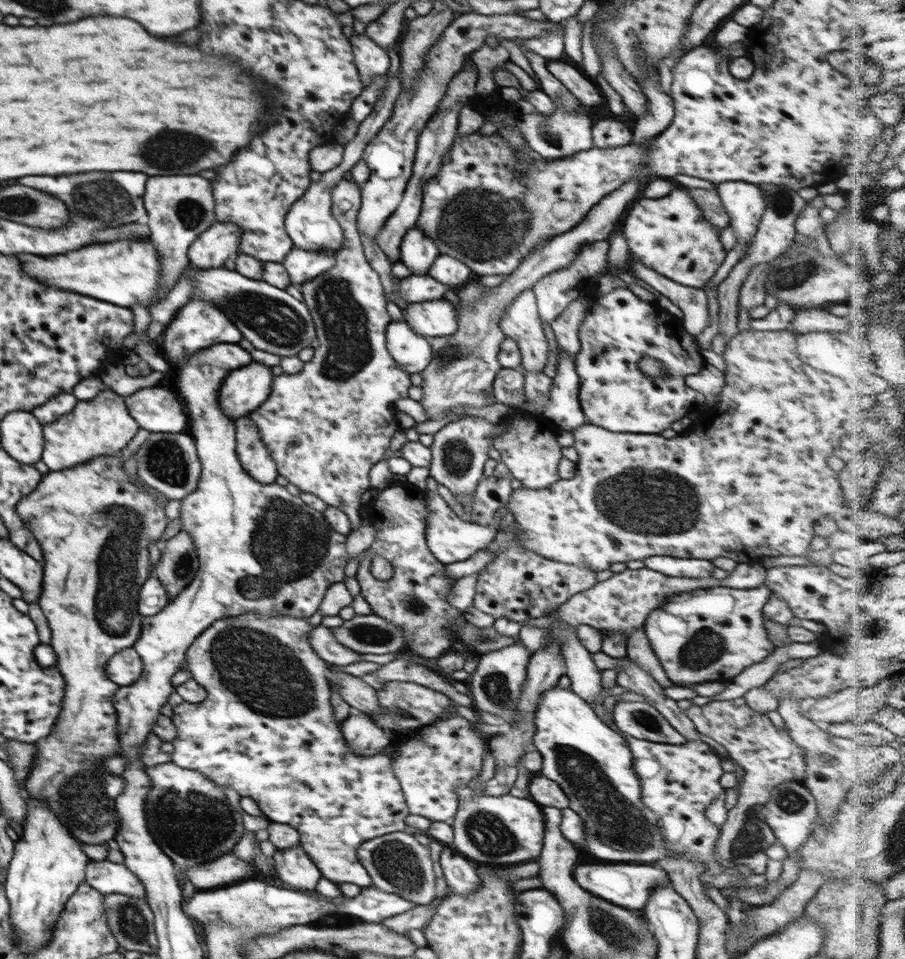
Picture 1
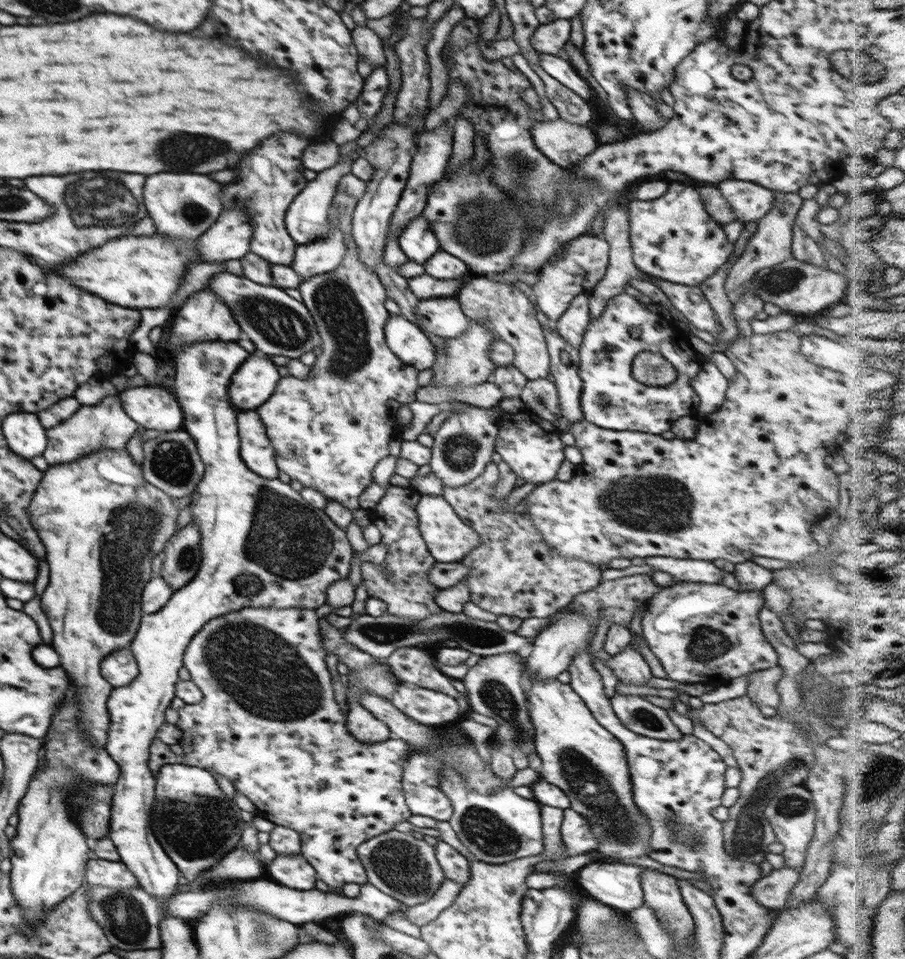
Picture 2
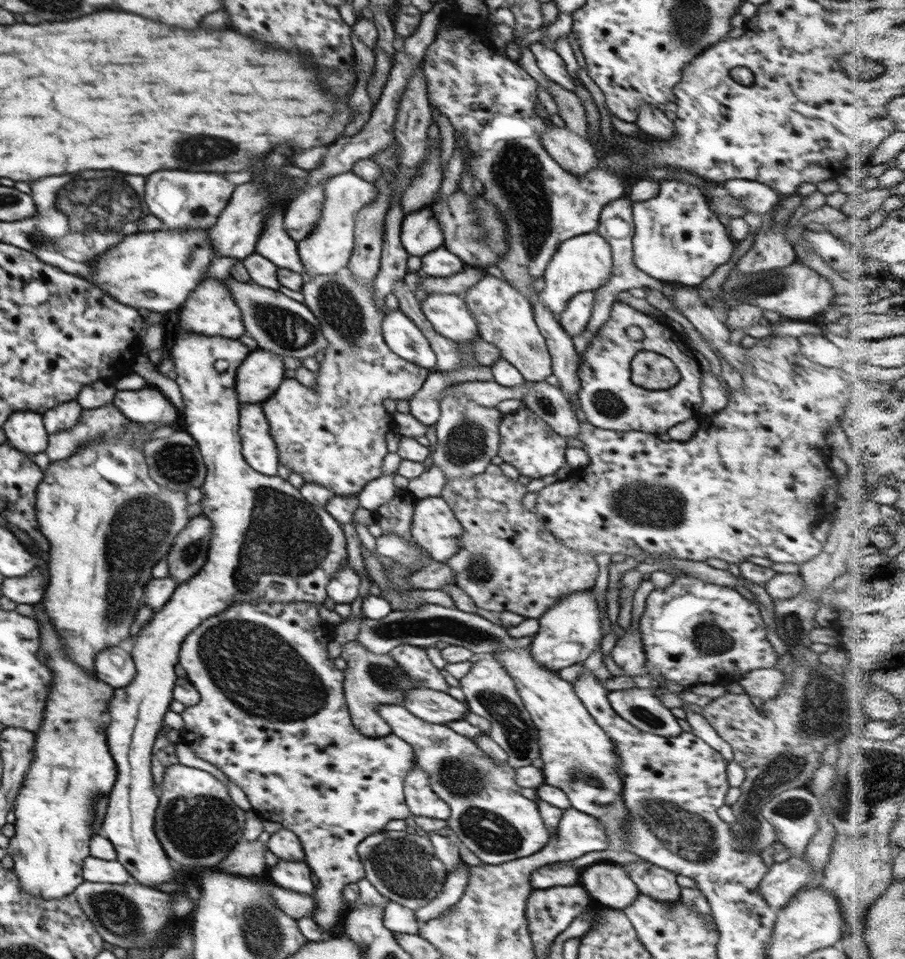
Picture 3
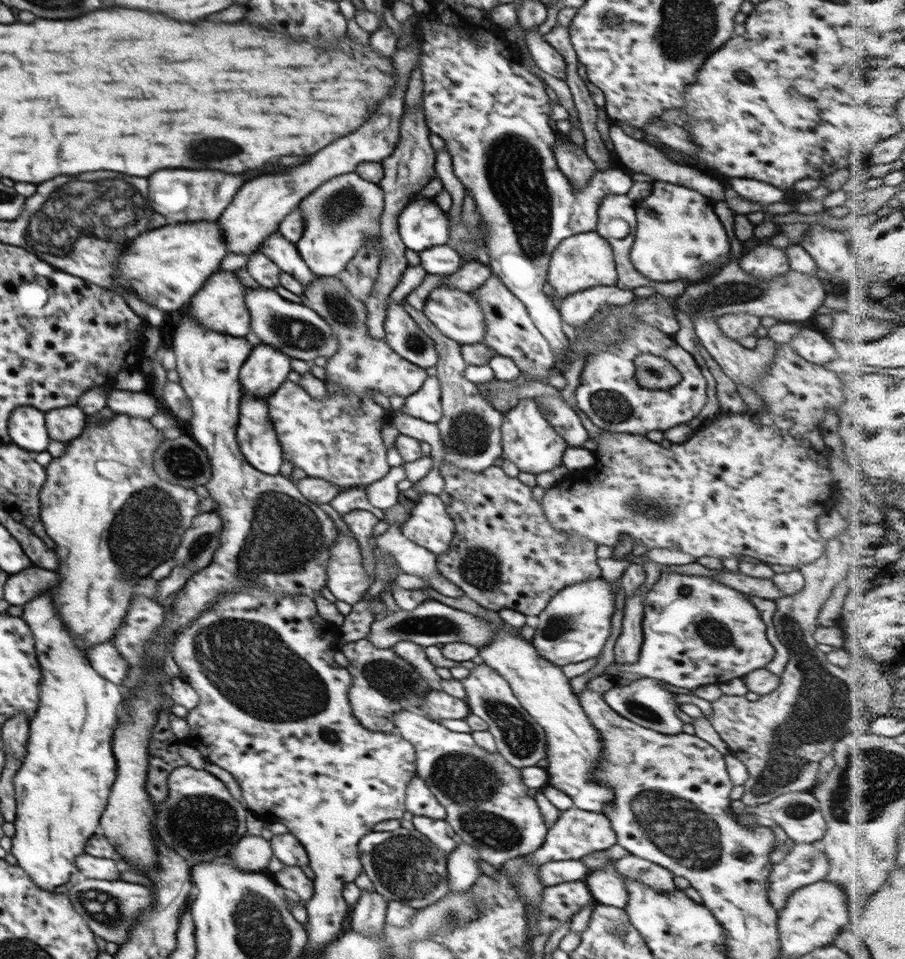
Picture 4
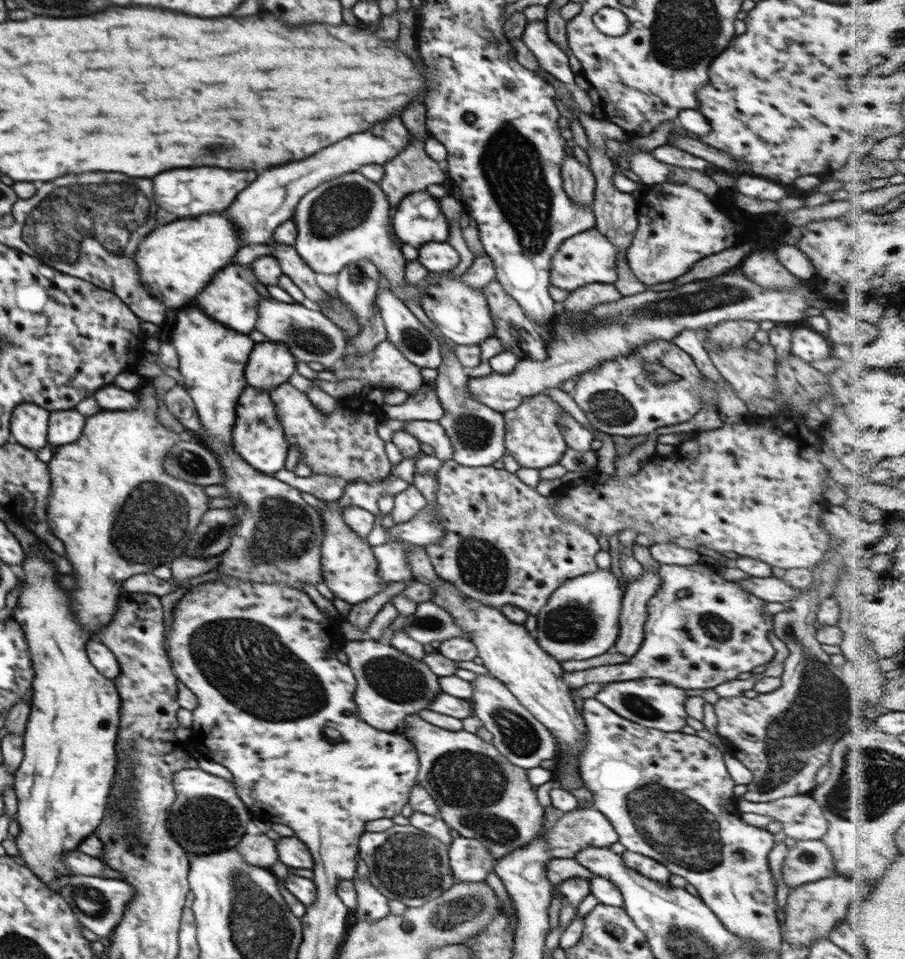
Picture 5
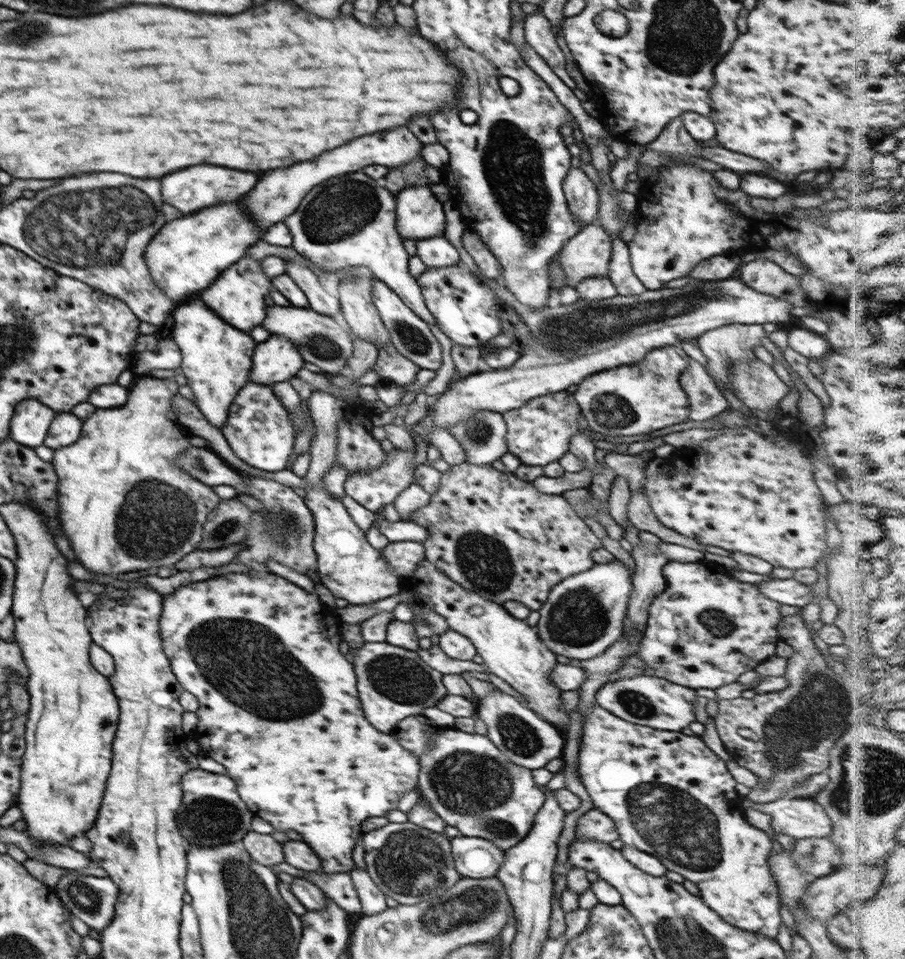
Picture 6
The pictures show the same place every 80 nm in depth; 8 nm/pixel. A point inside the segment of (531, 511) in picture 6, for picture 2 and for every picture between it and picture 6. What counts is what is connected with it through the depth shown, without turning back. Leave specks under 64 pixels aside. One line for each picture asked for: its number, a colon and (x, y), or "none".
2: (513, 573)
3: (507, 561)
4: (504, 554)
5: (504, 544)

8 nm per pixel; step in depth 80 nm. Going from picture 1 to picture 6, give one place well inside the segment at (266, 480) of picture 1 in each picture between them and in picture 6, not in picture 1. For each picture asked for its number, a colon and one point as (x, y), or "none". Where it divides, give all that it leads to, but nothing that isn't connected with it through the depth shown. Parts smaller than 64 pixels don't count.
2: (256, 451)
3: (258, 447)
4: (258, 441)
5: (258, 438)
6: (259, 430)

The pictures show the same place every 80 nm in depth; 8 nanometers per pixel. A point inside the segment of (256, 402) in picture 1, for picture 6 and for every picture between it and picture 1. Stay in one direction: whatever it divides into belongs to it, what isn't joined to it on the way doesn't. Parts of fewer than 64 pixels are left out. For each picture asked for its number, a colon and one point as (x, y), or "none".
2: (253, 382)
3: (261, 372)
4: (266, 368)
5: (270, 364)
6: (277, 359)

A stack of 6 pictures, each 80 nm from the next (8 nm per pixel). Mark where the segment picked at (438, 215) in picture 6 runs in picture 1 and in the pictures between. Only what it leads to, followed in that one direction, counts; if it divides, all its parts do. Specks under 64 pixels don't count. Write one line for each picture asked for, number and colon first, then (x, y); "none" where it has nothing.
1: (418, 252)
2: (417, 240)
3: (420, 233)
4: (422, 225)
5: (418, 219)

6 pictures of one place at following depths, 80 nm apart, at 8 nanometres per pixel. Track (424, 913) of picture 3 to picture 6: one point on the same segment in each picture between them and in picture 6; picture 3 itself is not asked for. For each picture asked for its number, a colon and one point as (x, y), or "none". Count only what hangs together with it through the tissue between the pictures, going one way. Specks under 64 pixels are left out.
4: (462, 870)
5: (470, 862)
6: (473, 857)

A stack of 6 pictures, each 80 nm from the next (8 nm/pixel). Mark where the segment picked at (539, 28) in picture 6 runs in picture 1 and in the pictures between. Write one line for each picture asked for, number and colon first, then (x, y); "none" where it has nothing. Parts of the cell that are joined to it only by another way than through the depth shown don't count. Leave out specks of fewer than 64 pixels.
1: (574, 79)
2: (562, 71)
3: (549, 61)
4: (549, 60)
5: (550, 57)

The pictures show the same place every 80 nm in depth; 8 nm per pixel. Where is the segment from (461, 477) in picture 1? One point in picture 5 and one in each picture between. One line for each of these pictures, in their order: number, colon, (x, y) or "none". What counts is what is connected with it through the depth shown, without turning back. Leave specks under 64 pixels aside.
2: (463, 445)
3: (468, 439)
4: (470, 428)
5: (477, 433)

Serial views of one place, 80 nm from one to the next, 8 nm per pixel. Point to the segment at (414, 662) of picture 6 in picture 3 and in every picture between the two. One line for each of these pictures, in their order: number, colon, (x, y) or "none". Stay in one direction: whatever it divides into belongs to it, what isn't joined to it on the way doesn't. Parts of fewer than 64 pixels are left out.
3: (371, 680)
4: (384, 683)
5: (391, 685)

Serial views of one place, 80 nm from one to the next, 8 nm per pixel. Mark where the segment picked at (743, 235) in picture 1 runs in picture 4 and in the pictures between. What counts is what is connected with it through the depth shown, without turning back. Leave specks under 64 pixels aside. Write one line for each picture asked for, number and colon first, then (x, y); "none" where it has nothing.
2: (750, 201)
3: (754, 196)
4: (759, 192)

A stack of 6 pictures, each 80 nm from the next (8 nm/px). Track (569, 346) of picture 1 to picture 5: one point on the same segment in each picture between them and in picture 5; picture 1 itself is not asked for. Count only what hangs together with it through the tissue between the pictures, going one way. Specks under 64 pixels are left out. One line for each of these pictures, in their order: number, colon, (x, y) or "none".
2: (571, 326)
3: (574, 319)
4: (577, 309)
5: (582, 299)

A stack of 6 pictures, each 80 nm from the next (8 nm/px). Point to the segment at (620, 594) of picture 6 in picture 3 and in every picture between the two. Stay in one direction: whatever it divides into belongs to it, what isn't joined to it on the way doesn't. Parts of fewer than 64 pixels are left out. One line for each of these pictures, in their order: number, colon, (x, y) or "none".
3: (568, 633)
4: (574, 626)
5: (581, 619)

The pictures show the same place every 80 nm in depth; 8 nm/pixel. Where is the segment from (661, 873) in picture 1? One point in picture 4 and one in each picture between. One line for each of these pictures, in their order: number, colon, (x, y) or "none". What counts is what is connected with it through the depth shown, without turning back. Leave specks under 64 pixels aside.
2: (618, 885)
3: (608, 883)
4: (608, 887)

